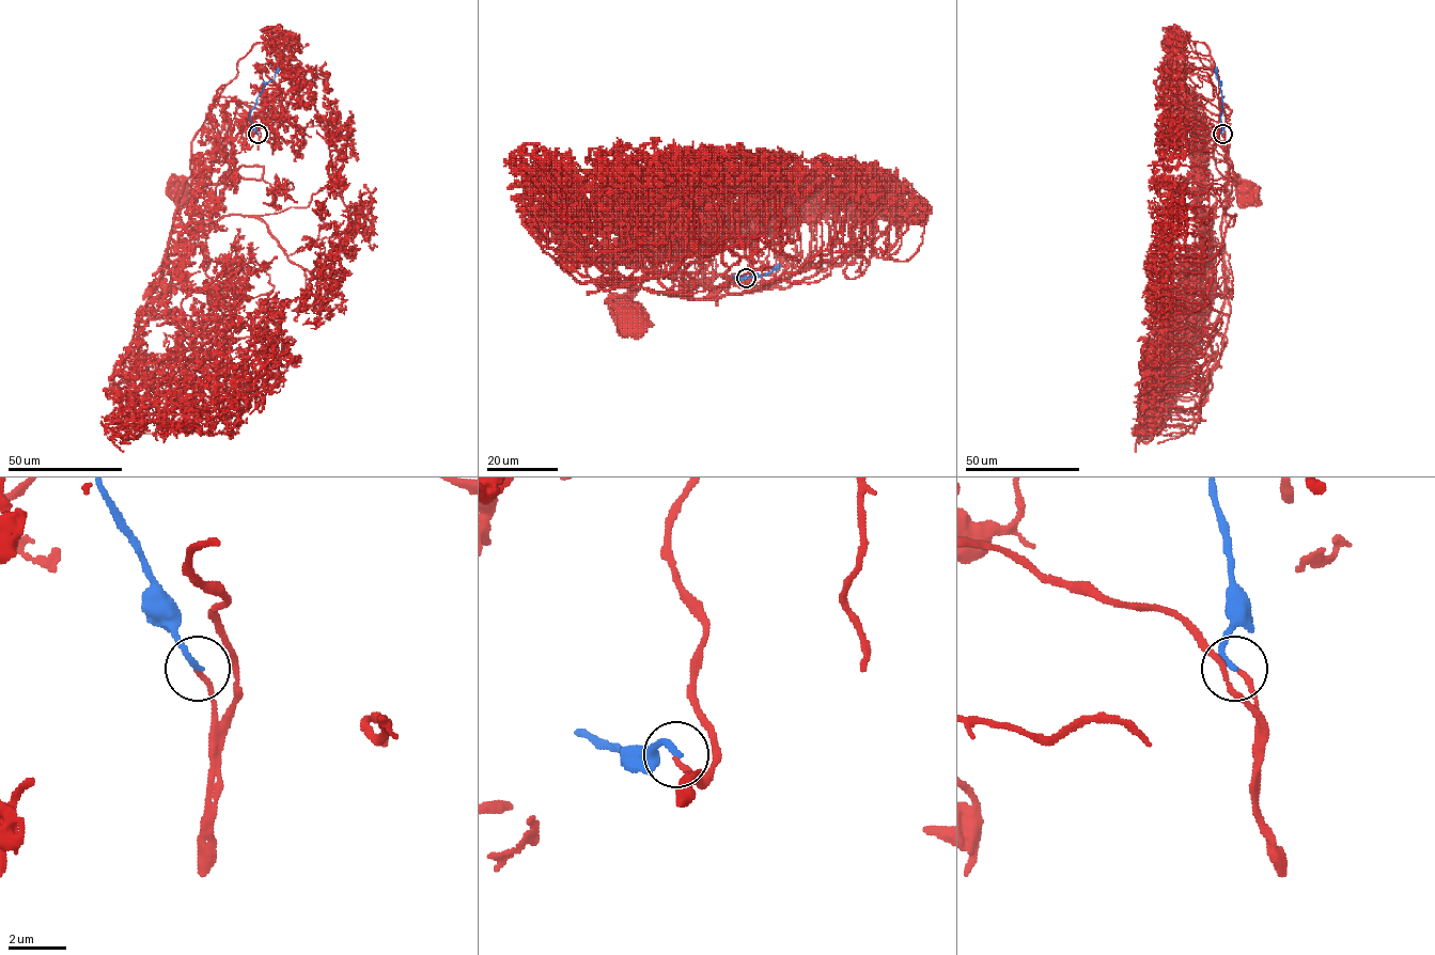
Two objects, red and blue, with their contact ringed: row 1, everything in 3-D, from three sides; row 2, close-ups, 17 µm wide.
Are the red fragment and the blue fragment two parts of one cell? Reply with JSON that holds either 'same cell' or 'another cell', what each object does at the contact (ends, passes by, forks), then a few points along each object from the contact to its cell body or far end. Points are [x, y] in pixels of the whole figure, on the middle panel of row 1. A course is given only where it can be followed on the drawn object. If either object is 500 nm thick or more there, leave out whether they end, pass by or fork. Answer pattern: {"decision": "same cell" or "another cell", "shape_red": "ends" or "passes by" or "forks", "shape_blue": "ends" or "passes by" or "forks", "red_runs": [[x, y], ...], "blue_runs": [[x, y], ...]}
{"decision": "another cell", "shape_red": "ends", "shape_blue": "ends", "red_runs": [[746, 279], [747, 239], [732, 223], [711, 254], [712, 293], [691, 300], [624, 284], [630, 284], [627, 312]], "blue_runs": [[746, 277], [734, 275], [736, 278], [763, 276], [777, 266]]}

